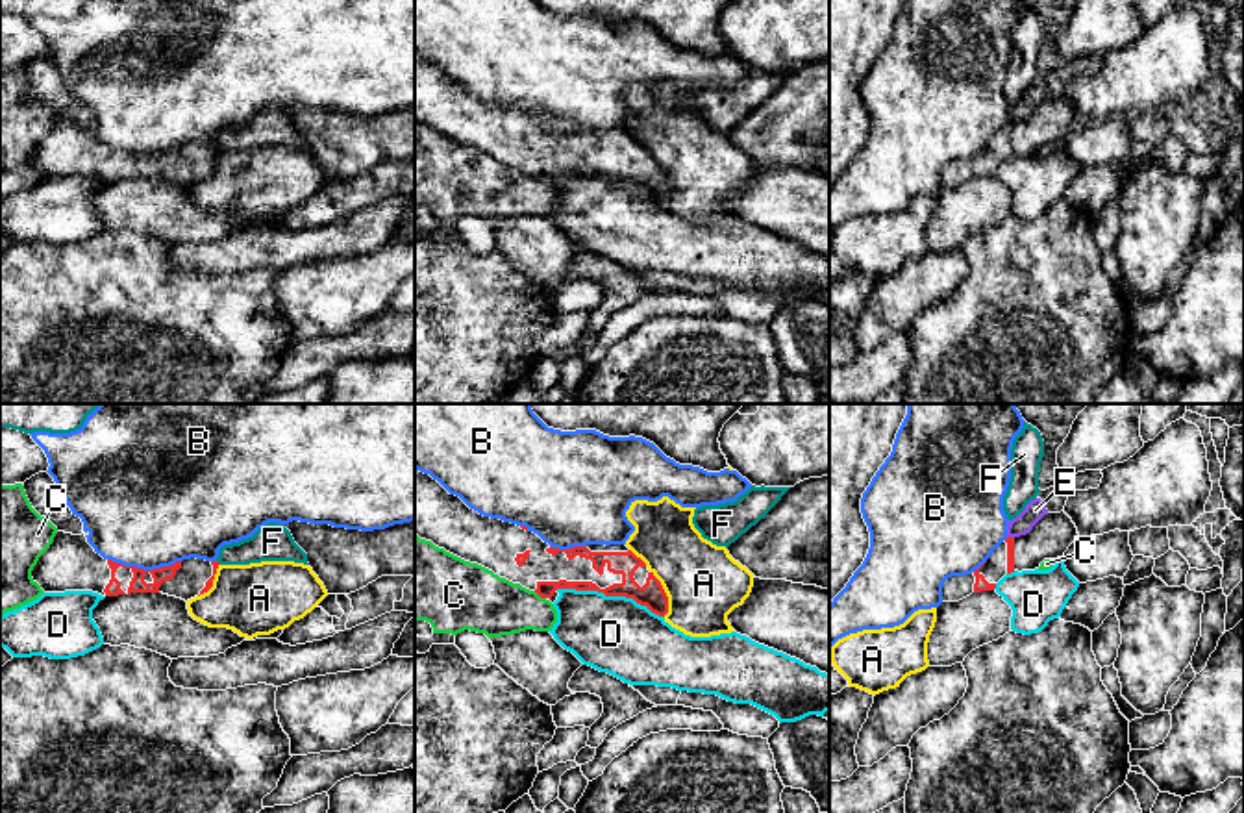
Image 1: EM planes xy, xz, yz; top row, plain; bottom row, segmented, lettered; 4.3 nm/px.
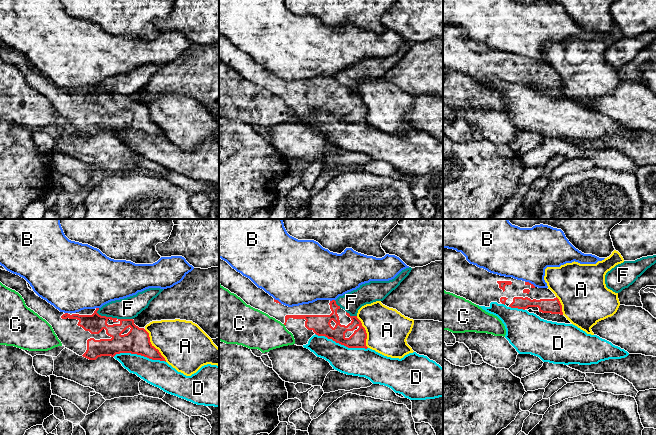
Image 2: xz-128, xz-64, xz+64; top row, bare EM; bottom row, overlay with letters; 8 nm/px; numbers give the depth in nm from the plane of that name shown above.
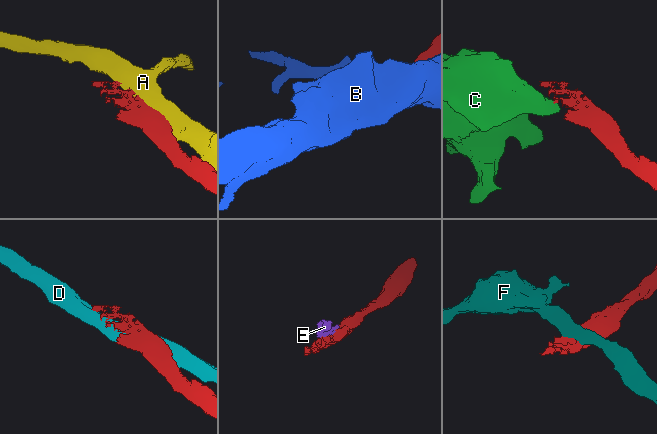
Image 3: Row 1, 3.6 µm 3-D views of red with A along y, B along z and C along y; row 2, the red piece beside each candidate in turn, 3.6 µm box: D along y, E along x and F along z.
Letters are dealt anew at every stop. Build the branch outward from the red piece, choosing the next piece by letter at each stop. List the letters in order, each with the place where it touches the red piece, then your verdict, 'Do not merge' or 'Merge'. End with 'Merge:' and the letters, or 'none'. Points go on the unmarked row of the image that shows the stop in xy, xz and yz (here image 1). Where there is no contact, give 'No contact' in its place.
A: Touches red at xz (665, 178). Do not merge
B: Touches red at xy (145, 156). Do not merge
C: Touches red at xz (539, 180). Do not merge
D: Touches red at xz (609, 180). Do not merge
E: Touches red at yz (1011, 123). Do not merge
F: No contact. Do not merge
Merge: none

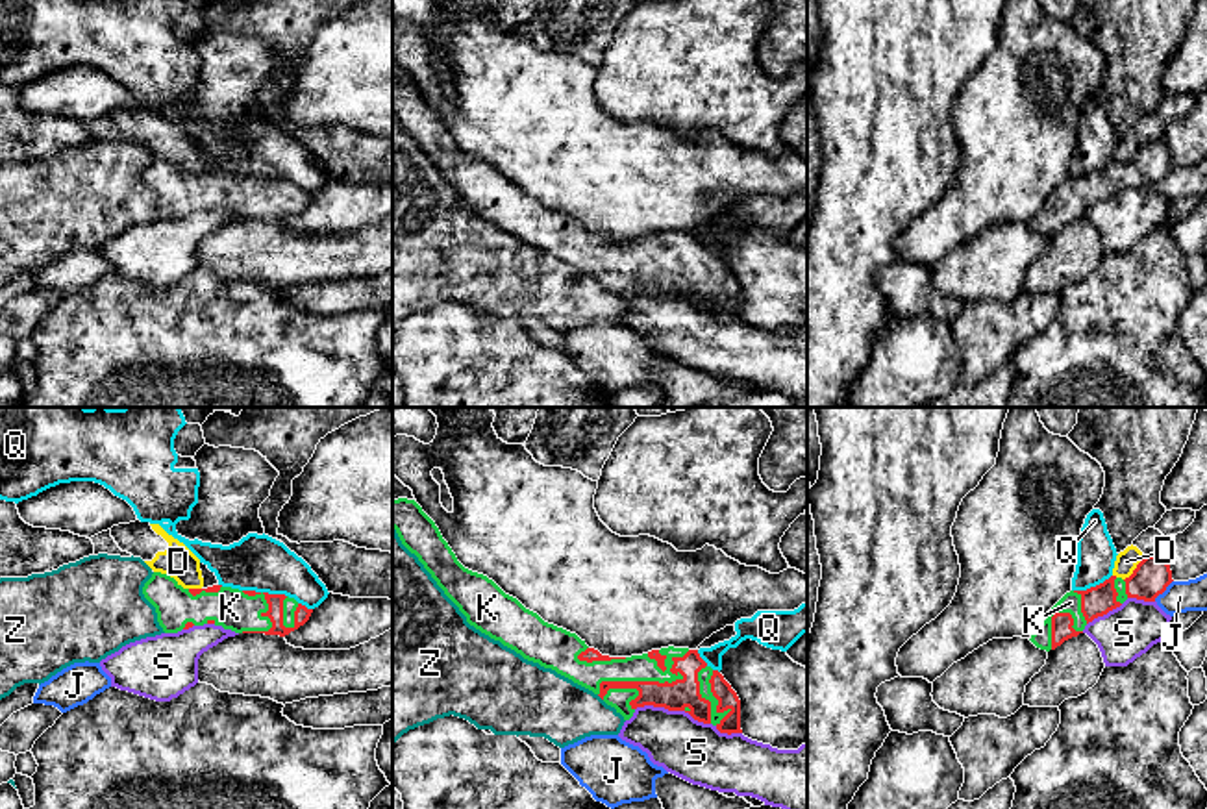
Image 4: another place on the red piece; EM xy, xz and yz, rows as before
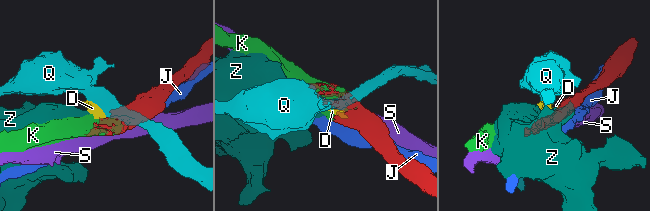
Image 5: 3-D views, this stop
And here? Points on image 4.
D: Touches red at yz (1135, 154). Do not merge
J: Touches red at yz (1163, 176). Do not merge
K: Touches red at xz (650, 267). Merge
Q: Touches red at yz (1093, 173). Do not merge
S: Touches red at xz (672, 295). Do not merge
Z: Touches red at xz (600, 282). Do not merge
Merge: K

